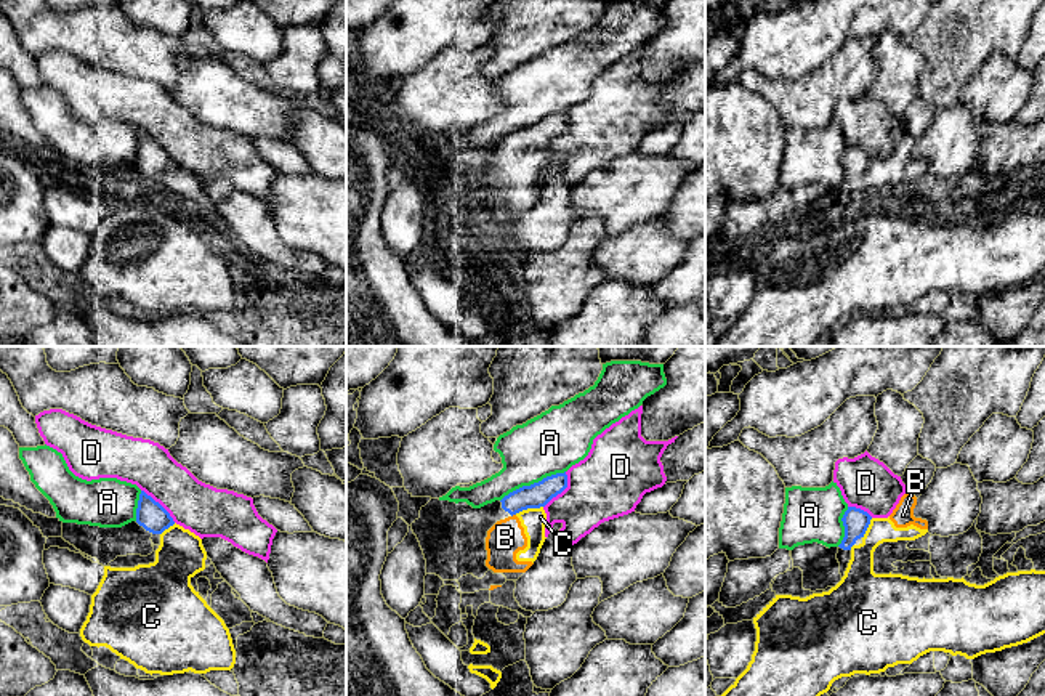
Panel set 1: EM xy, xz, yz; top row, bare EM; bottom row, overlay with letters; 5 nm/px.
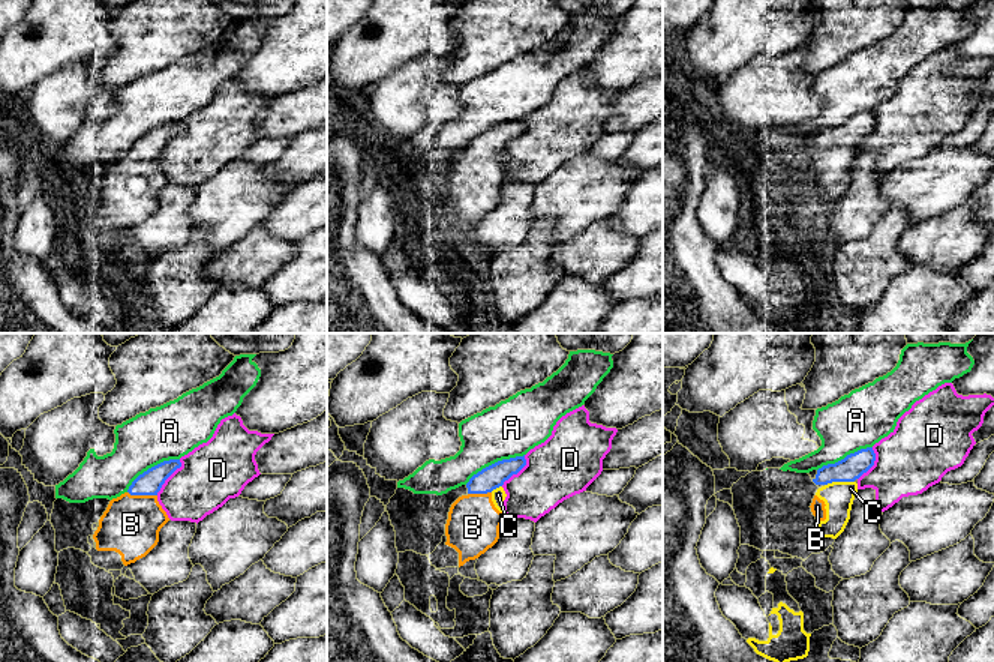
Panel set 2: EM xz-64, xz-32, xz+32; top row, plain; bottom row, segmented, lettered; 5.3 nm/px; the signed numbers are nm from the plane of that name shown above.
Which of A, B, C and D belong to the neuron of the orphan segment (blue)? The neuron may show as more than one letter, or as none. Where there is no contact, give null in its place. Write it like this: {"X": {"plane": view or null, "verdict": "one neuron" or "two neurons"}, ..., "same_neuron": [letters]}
{"A": {"plane": "xz", "verdict": "two neurons"}, "B": {"plane": "xz", "verdict": "one neuron"}, "C": {"plane": "xz", "verdict": "two neurons"}, "D": {"plane": "xz", "verdict": "two neurons"}, "same_neuron": ["B"]}

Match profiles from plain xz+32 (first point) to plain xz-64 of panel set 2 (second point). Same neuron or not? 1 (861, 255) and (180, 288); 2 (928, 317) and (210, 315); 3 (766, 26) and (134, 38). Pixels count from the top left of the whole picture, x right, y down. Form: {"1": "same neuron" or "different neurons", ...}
{"1": "same neuron", "2": "same neuron", "3": "different neurons"}

